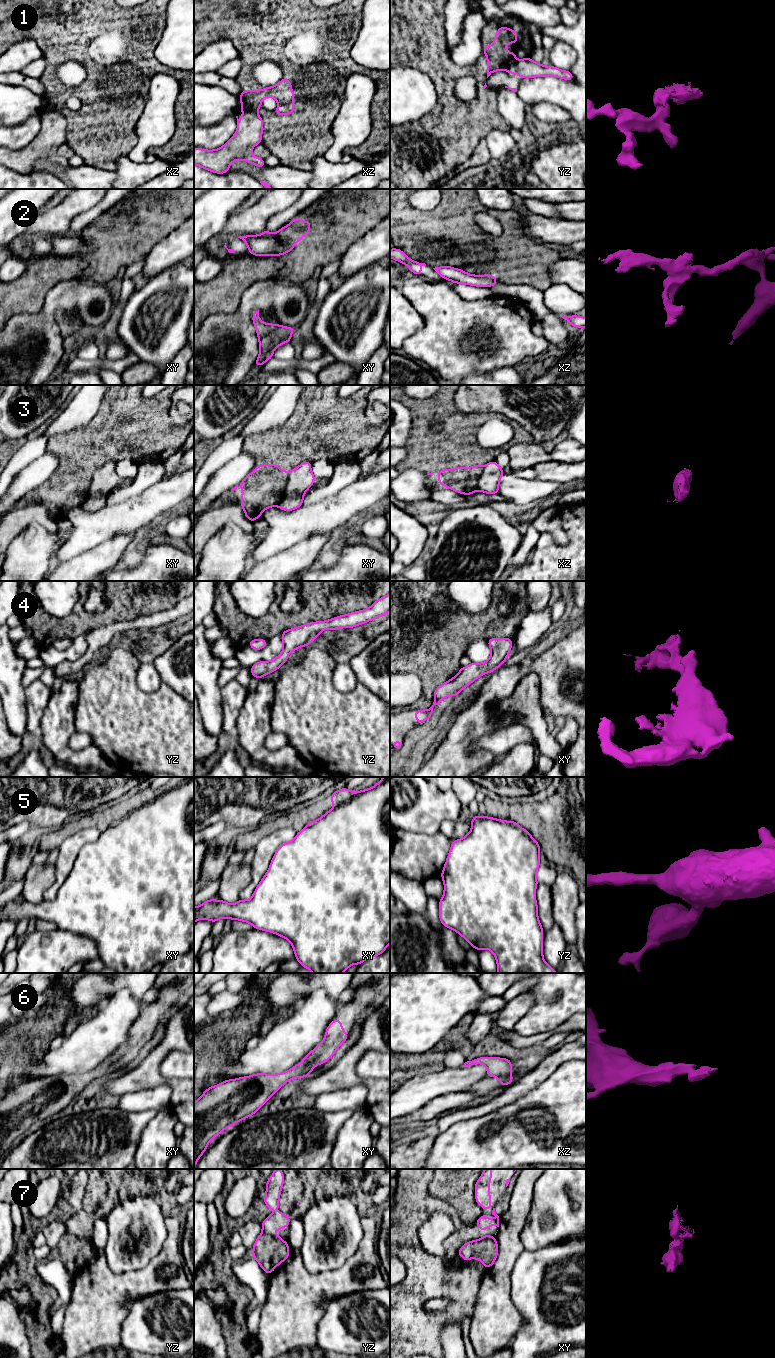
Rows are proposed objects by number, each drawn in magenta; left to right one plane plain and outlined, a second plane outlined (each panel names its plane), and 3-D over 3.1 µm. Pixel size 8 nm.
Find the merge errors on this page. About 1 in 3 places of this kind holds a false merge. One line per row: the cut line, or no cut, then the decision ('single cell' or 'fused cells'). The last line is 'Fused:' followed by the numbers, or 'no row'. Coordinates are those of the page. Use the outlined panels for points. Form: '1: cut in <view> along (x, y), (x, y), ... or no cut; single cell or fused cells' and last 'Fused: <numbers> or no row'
1: cut in xz along (241, 107), (249, 107), (254, 112); fused cells
2: cut in xy along (276, 233), (280, 238), (288, 240), (293, 245); fused cells
3: cut in xy along (290, 472), (283, 496), (277, 504); fused cells
4: no cut; single cell
5: cut in xy along (367, 789), (337, 806); fused cells
6: no cut; single cell
7: cut in yz along (262, 1231), (279, 1238); fused cells
Fused: 1, 2, 3, 5, 7

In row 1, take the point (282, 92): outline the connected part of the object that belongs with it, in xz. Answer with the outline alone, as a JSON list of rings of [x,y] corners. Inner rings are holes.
[[[290,78],[282,80],[262,90],[245,90],[240,93],[241,108],[250,108],[254,112],[262,108],[261,103],[265,97],[272,97],[277,100],[278,107],[274,111],[277,115],[289,115],[294,113],[294,91],[291,88]]]

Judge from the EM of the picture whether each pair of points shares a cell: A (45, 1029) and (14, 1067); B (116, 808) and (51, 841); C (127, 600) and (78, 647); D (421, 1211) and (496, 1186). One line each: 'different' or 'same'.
A: same
B: same
C: different
D: same

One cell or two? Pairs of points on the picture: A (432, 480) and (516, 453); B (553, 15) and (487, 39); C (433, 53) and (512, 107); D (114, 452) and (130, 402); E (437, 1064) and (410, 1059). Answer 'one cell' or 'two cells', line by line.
A: two cells
B: two cells
C: two cells
D: one cell
E: one cell

